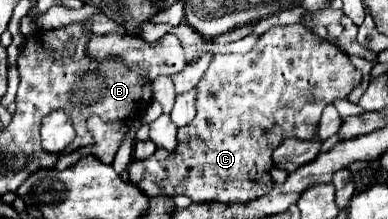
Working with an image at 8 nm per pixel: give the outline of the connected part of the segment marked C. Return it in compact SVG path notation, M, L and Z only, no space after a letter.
M283 25L275 26L271 28L267 33L263 33L255 47L245 53L245 55L215 55L207 73L201 77L199 85L197 85L197 115L195 119L181 127L177 131L177 149L175 153L167 153L165 149L157 149L153 153L153 157L147 157L145 161L133 161L129 165L129 179L147 195L147 197L155 197L155 195L161 195L161 197L173 197L173 195L187 195L189 199L201 203L201 201L223 201L223 203L229 203L229 201L249 201L253 197L259 197L261 193L265 193L265 189L271 187L273 179L269 177L269 169L273 167L273 161L271 161L271 155L273 151L277 149L277 145L281 145L281 141L289 139L289 137L295 137L295 139L301 139L301 141L309 141L315 137L317 133L317 125L319 125L319 119L321 119L321 111L327 103L333 103L337 99L345 99L361 81L361 71L357 67L353 67L351 59L337 47L337 45L331 45L329 41L317 37L311 29L303 27L303 25Z

